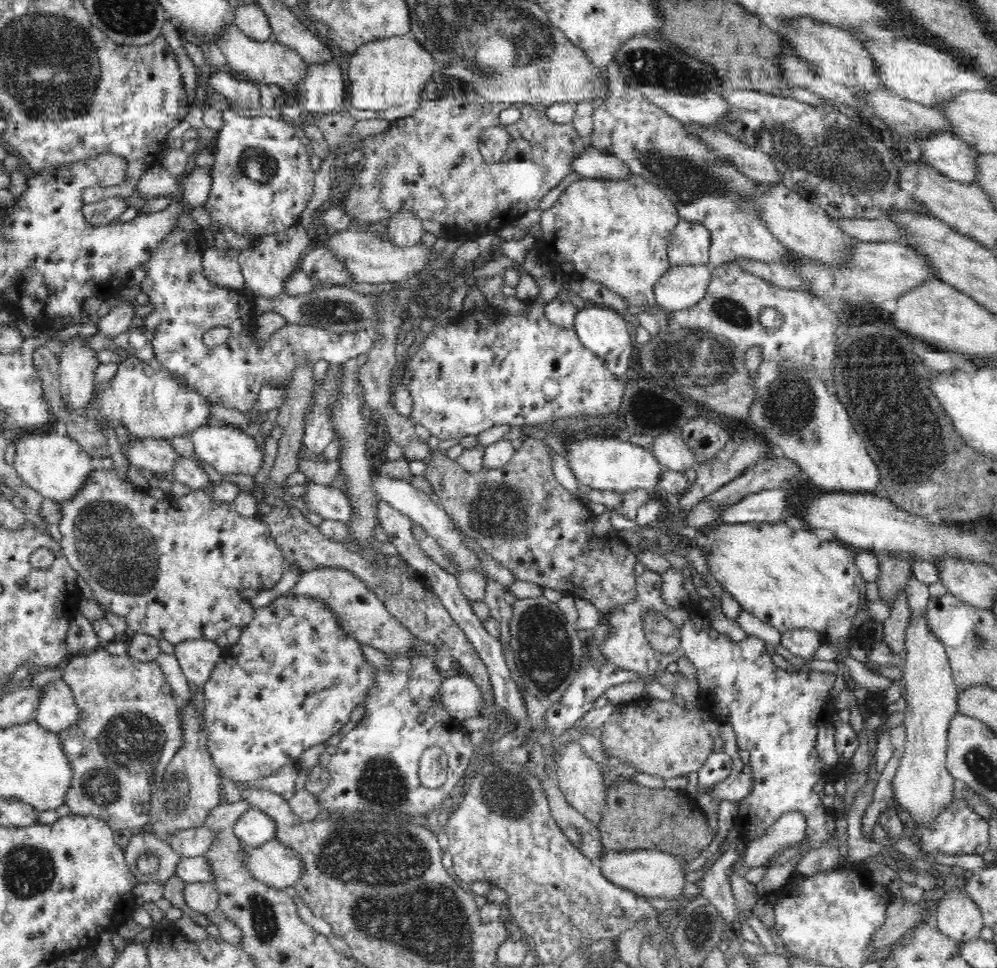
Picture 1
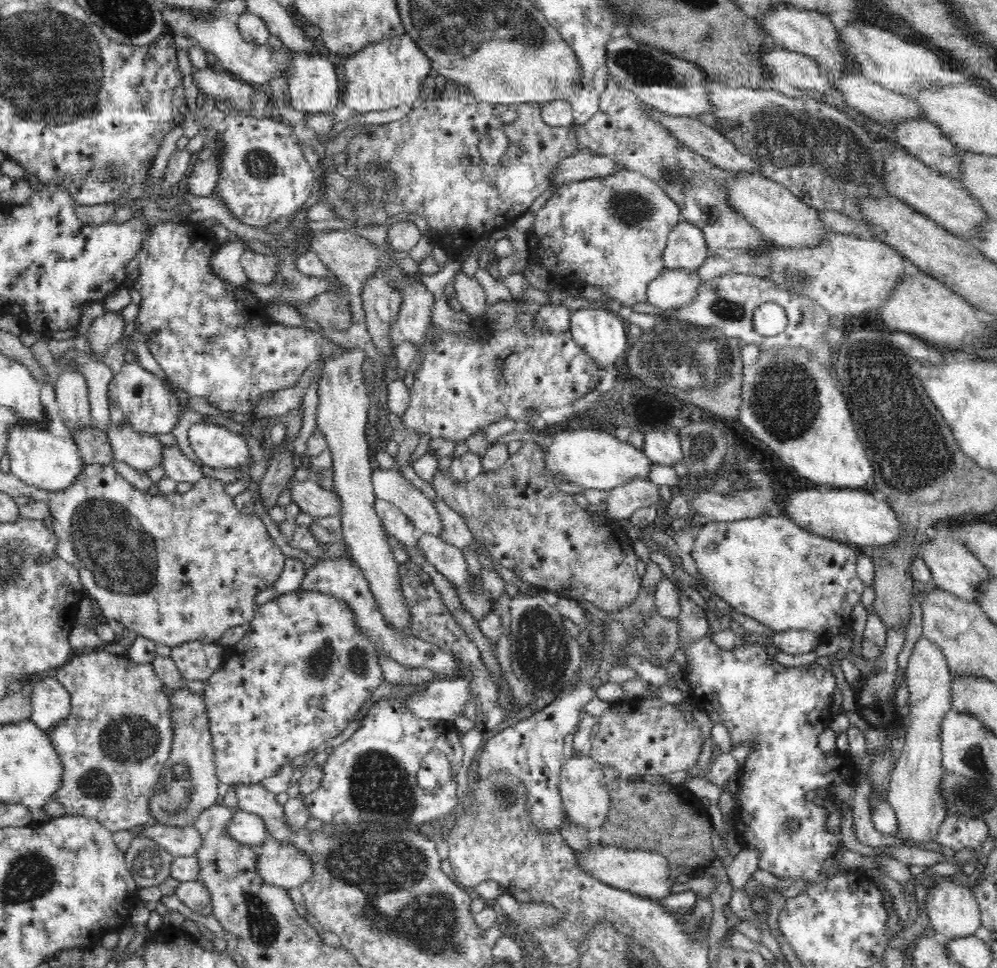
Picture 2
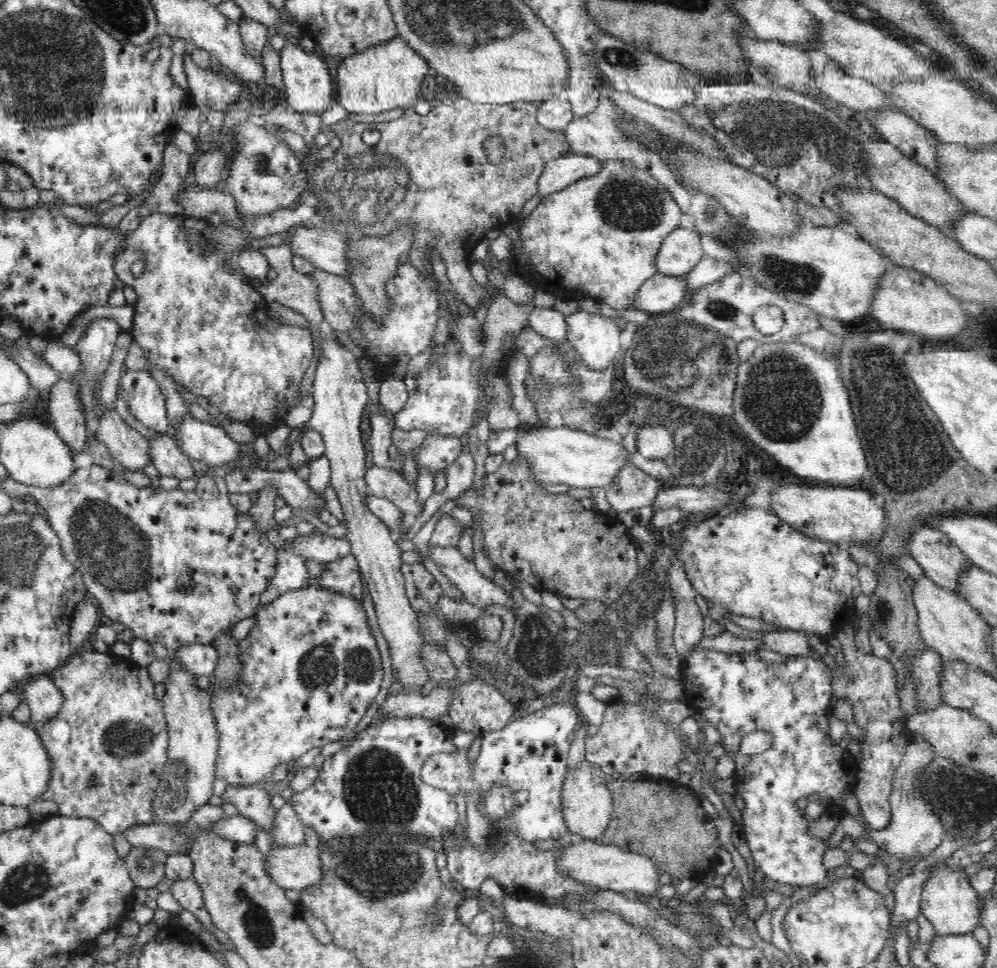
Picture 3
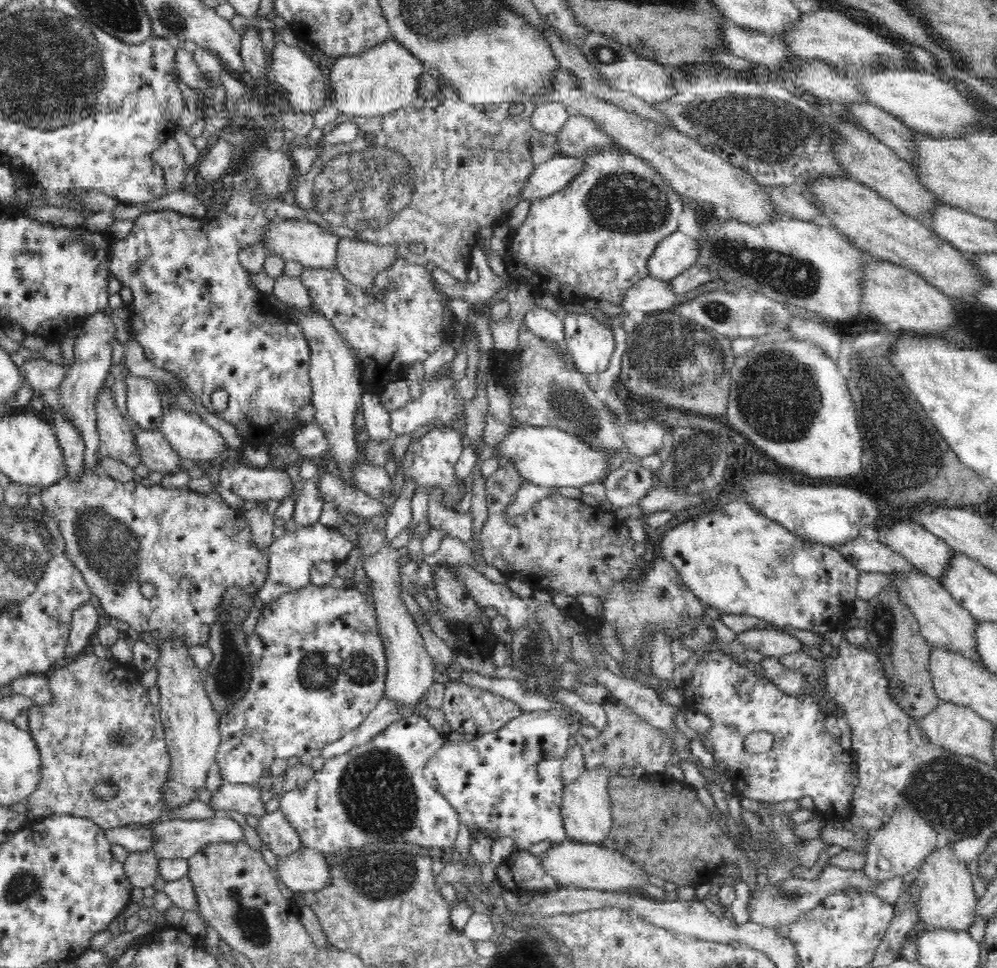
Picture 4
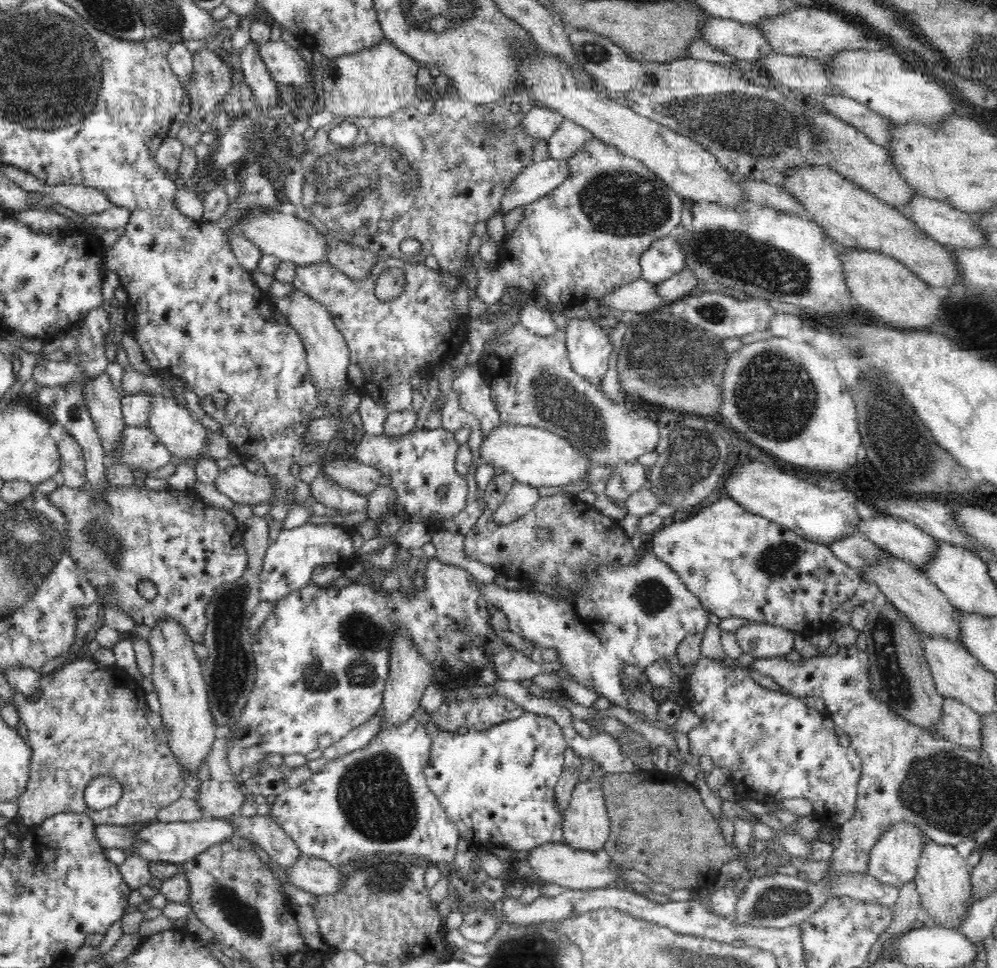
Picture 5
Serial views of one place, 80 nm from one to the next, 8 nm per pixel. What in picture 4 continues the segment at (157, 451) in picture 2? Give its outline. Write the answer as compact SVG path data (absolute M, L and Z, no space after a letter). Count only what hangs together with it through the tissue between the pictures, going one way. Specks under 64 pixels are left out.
M102 382L100 387L95 395L95 406L102 454L115 461L125 462L130 468L136 468L140 459L134 453L136 443L130 421L118 410L112 391L105 382Z

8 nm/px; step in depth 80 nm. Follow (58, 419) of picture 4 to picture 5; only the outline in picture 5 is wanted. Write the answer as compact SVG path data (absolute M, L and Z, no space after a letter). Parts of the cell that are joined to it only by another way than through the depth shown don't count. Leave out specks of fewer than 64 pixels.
M66 434L59 442L61 485L80 489L87 486L85 476L85 456L82 447L76 443L74 437Z

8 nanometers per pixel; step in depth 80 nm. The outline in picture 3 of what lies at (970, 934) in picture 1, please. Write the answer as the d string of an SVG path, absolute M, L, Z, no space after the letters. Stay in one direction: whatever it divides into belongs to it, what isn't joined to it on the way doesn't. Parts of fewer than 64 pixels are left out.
M947 859L943 863L936 862L930 866L930 876L922 886L921 910L922 914L933 924L935 936L952 936L954 934L968 934L978 926L978 916L980 916L980 904L978 904L978 894L971 886L970 876L963 868L952 868L946 865Z

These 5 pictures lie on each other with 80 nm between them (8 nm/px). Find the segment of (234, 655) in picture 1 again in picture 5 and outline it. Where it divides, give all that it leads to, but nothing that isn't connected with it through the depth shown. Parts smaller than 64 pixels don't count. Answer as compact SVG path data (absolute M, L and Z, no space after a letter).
M430 558L426 564L424 582L423 589L415 587L397 592L384 592L372 581L350 583L343 587L309 584L277 600L265 623L253 635L251 645L256 663L254 688L241 717L228 728L236 733L236 740L228 754L236 781L249 780L271 753L284 757L290 754L306 756L314 750L324 752L376 716L383 704L389 677L389 652L392 636L396 632L407 632L420 655L432 666L428 685L438 686L442 691L452 690L454 686L467 686L468 680L488 668L494 669L498 681L520 683L534 678L536 674L552 674L562 667L558 661L533 661L495 633L483 594L479 594L476 581L467 570Z

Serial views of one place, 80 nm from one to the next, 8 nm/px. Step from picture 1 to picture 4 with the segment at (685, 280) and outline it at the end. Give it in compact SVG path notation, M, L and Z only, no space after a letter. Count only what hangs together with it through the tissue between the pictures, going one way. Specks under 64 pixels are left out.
M649 275L627 291L626 299L619 306L624 313L639 310L649 314L654 311L672 310L678 303L679 300L672 293L668 282L651 278Z

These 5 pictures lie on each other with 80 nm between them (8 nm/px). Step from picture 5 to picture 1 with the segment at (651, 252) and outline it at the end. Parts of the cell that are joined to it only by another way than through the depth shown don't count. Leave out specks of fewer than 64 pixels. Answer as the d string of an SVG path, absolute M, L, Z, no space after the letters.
M680 218L669 236L668 253L671 264L707 264L712 245L710 229Z

